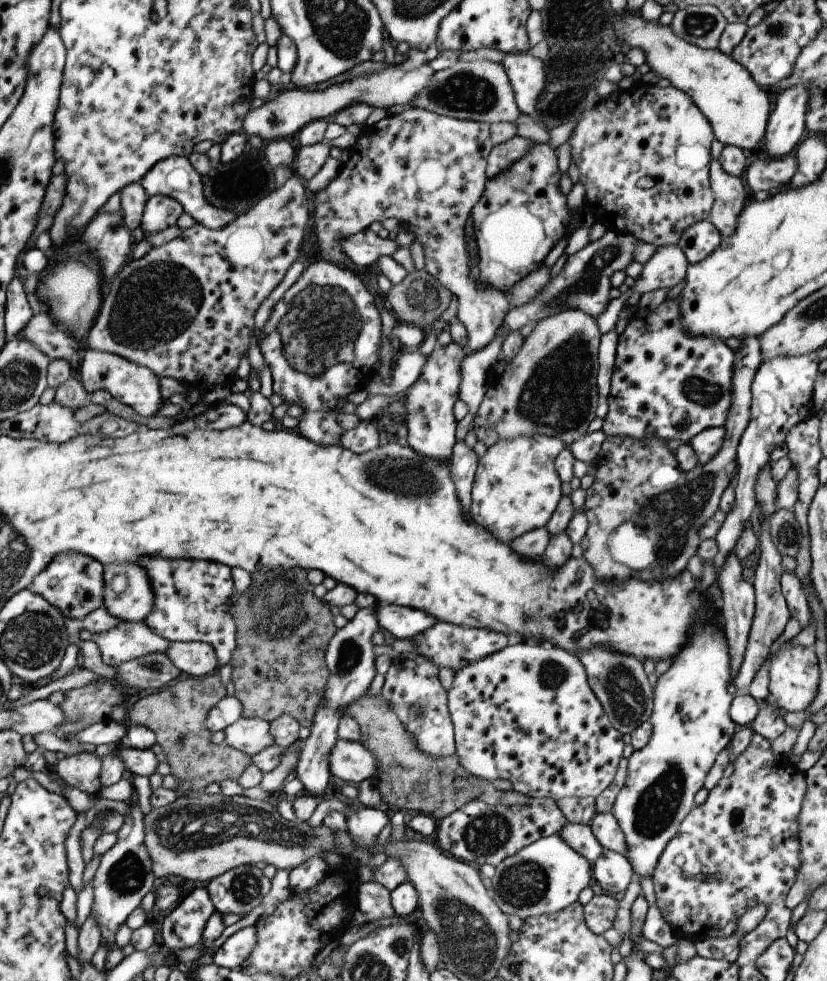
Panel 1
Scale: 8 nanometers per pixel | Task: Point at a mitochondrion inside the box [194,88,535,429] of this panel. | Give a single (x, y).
(322, 329)

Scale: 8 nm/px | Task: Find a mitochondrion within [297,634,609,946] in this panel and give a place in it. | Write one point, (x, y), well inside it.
(523, 885)

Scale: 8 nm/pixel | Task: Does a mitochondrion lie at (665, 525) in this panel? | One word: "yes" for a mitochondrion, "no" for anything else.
yes

